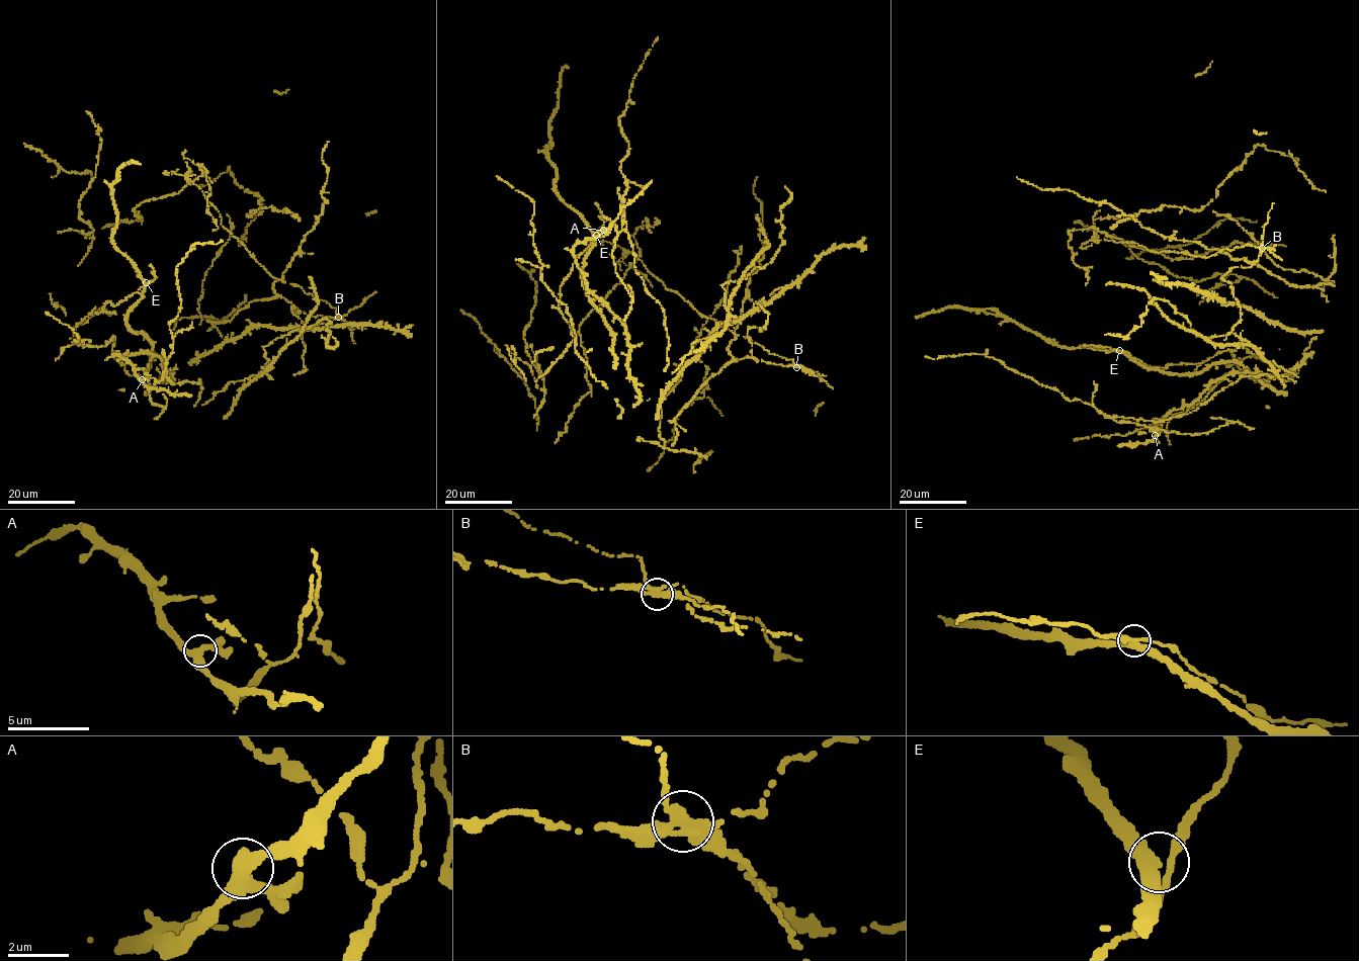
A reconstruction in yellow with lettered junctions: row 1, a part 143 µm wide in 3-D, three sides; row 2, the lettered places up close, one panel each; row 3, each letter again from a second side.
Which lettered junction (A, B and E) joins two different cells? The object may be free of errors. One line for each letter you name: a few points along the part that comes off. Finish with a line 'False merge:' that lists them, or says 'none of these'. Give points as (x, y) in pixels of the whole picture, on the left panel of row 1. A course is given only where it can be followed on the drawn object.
B: (338, 317), (326, 301), (272, 276), (223, 227), (218, 209), (185, 179), (183, 157), (211, 183)
False merge: B

